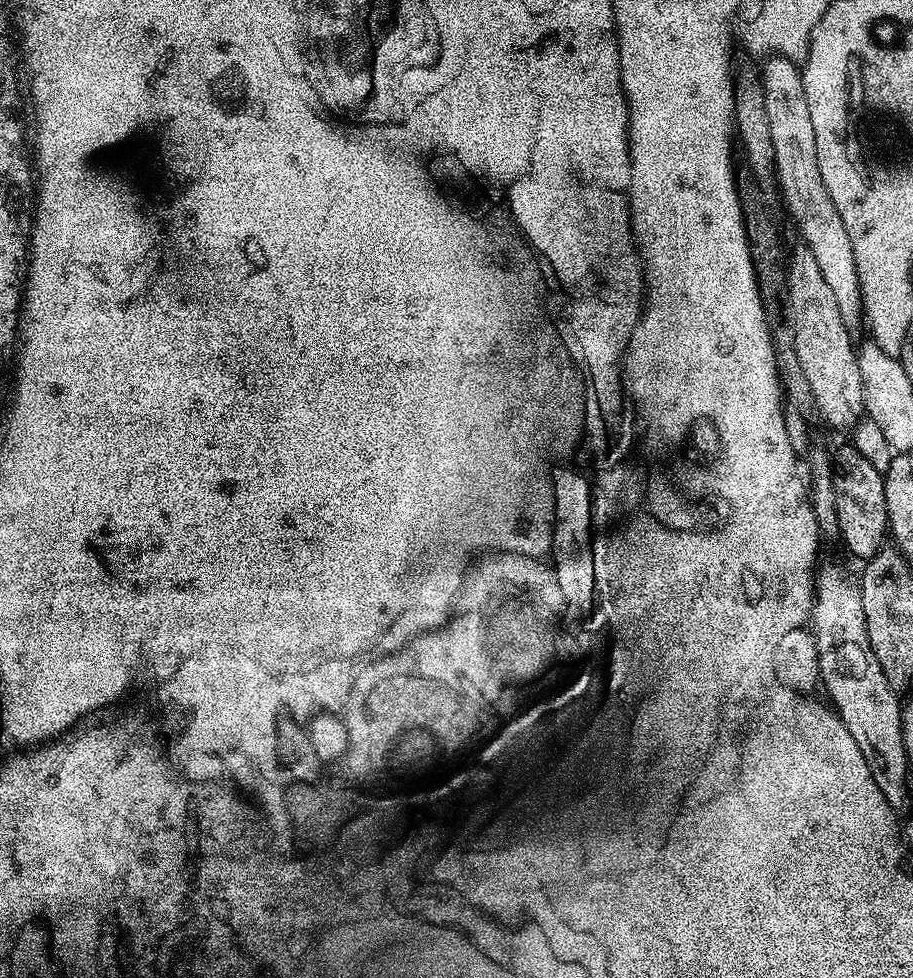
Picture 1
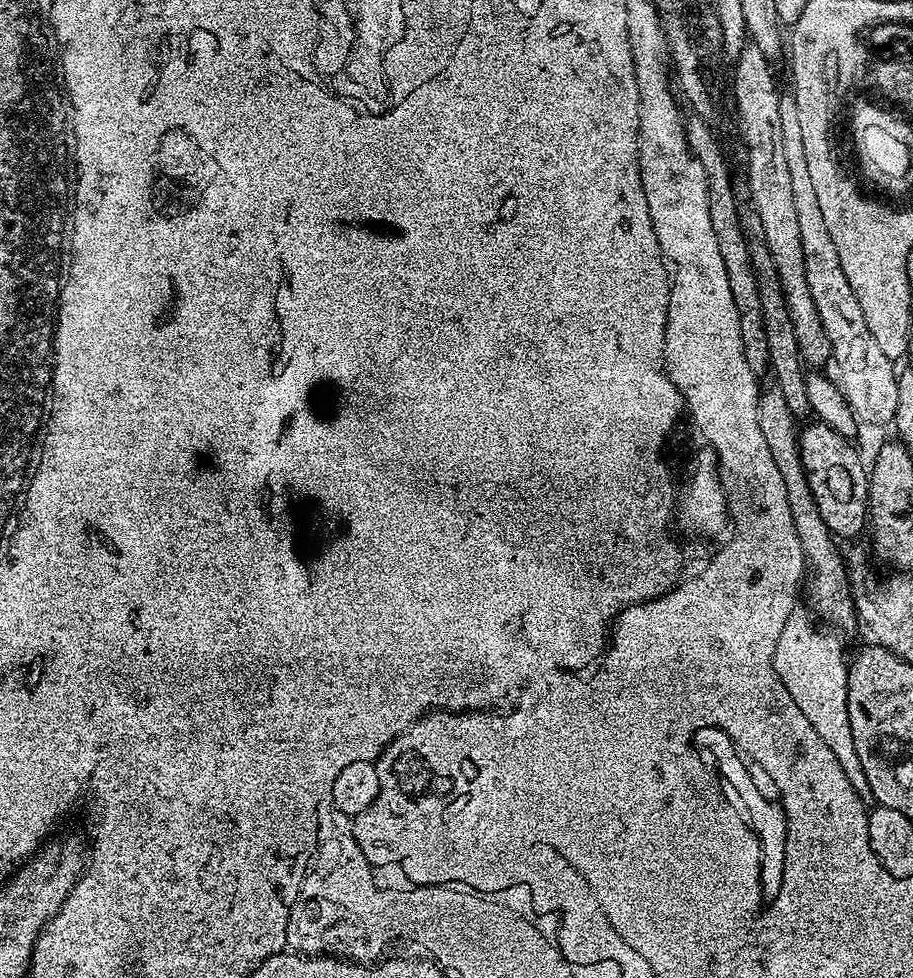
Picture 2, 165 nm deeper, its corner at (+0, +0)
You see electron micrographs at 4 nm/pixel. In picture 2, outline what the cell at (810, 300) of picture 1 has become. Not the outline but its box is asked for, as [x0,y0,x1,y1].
[732,43,832,369]

